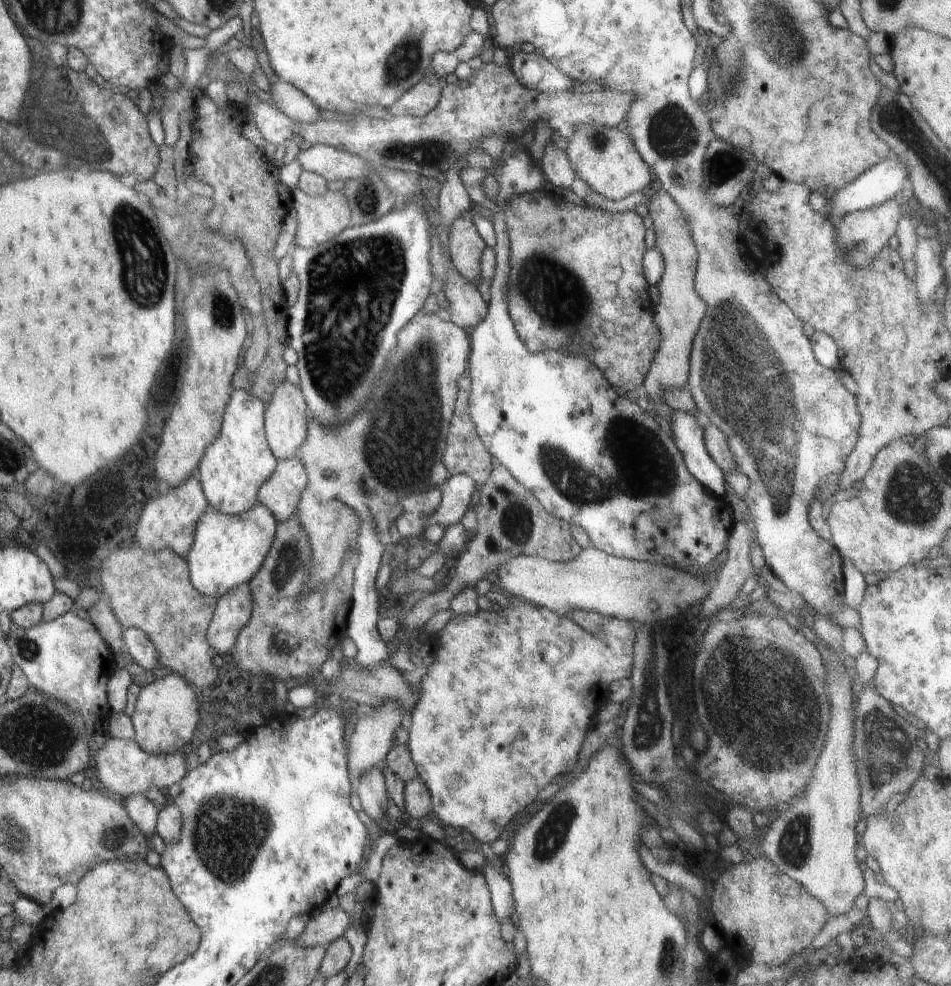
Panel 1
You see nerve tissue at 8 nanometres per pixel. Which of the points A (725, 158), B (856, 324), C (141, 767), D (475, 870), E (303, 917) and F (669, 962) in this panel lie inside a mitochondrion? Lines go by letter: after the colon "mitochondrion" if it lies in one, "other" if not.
A: mitochondrion
B: other
C: other
D: other
E: other
F: mitochondrion

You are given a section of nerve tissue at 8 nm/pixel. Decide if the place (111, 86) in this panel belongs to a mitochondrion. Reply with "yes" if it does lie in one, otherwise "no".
no

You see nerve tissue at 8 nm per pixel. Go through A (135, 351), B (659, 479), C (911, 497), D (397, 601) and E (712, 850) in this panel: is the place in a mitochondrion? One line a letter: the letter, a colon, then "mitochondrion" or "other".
A: other
B: mitochondrion
C: mitochondrion
D: other
E: other

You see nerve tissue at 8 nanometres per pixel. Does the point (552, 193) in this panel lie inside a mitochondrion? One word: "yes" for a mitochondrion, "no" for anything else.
no

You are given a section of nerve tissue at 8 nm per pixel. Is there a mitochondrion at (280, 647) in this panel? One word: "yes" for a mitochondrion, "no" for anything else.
no

